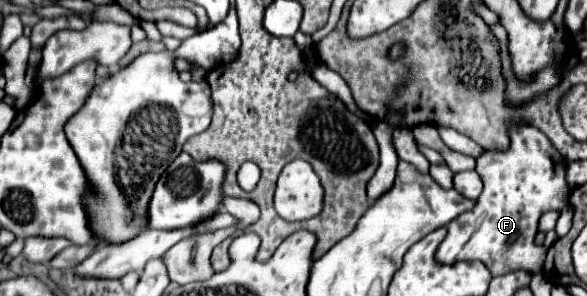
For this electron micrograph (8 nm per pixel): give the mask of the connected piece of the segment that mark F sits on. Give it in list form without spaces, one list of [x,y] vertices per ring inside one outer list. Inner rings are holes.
[[[511,124],[509,138],[511,138],[511,146],[507,152],[487,150],[476,160],[475,170],[483,178],[485,188],[483,188],[481,196],[477,198],[477,204],[471,212],[463,212],[453,222],[447,224],[449,232],[435,254],[437,262],[453,264],[457,260],[473,260],[475,258],[475,260],[481,260],[489,268],[491,276],[509,274],[513,270],[527,270],[533,274],[543,270],[543,260],[545,260],[547,248],[537,248],[533,244],[533,240],[537,234],[539,216],[547,210],[561,210],[567,204],[567,194],[569,194],[569,184],[565,180],[567,162],[551,146],[547,136],[543,132],[539,132],[535,126]]]

